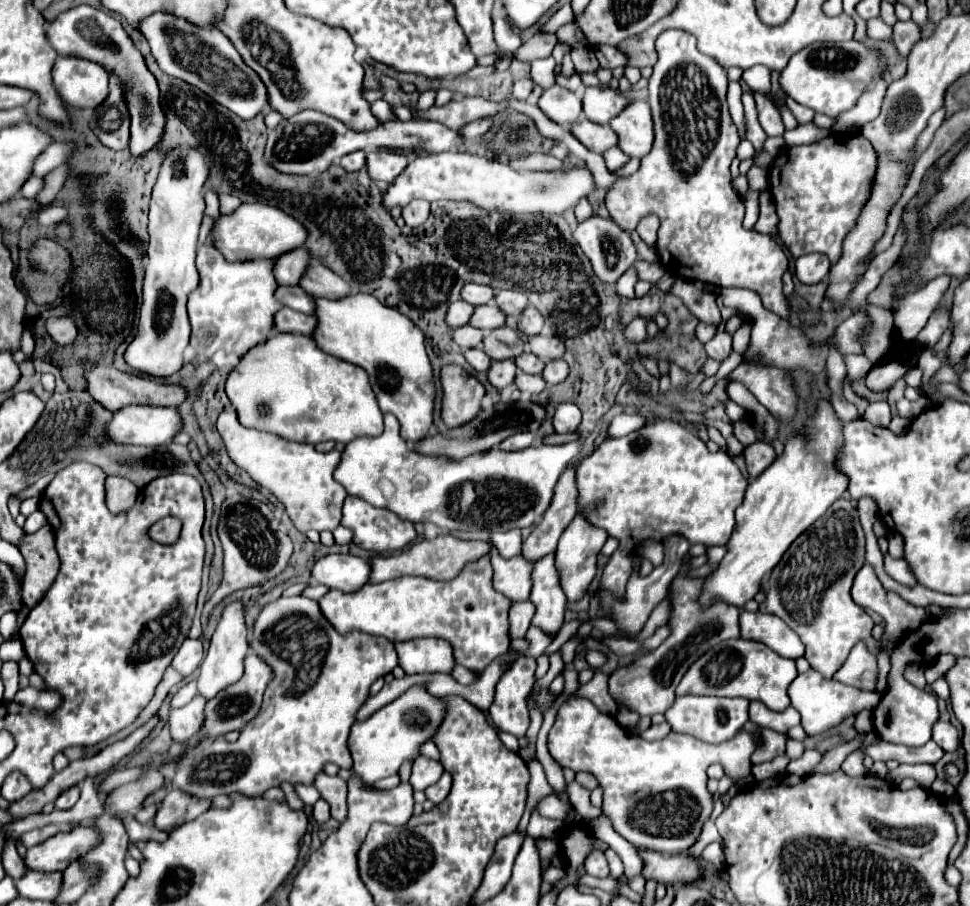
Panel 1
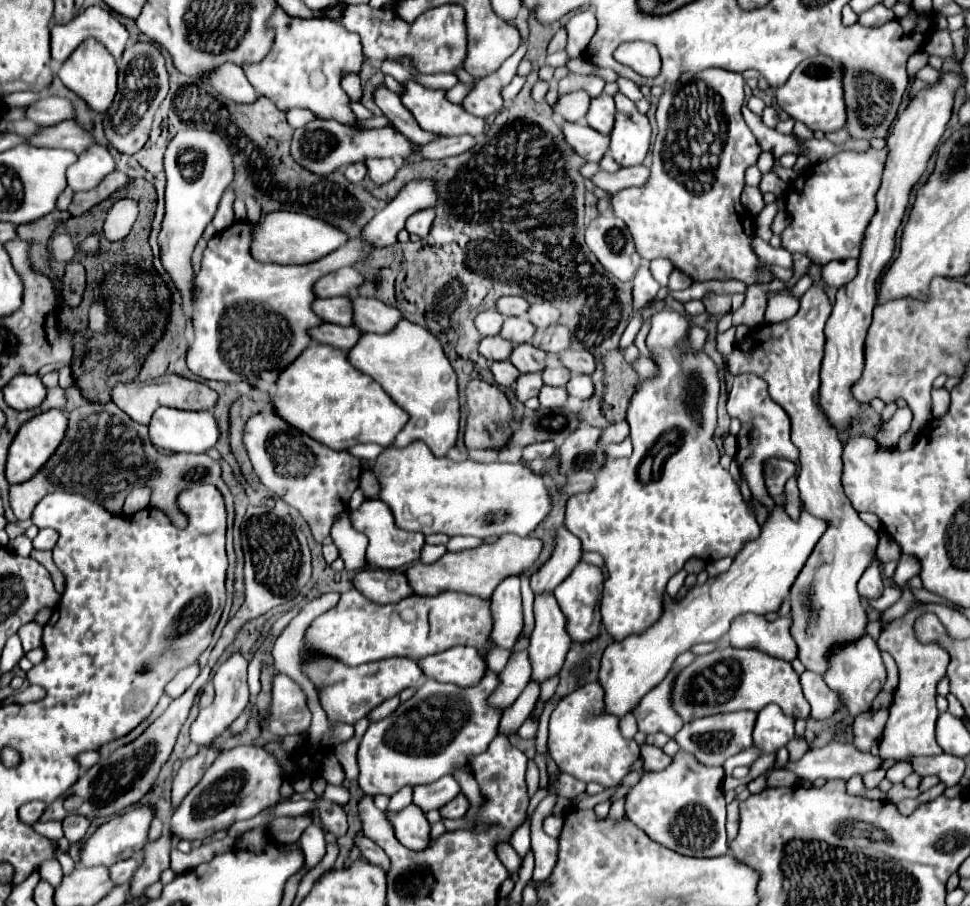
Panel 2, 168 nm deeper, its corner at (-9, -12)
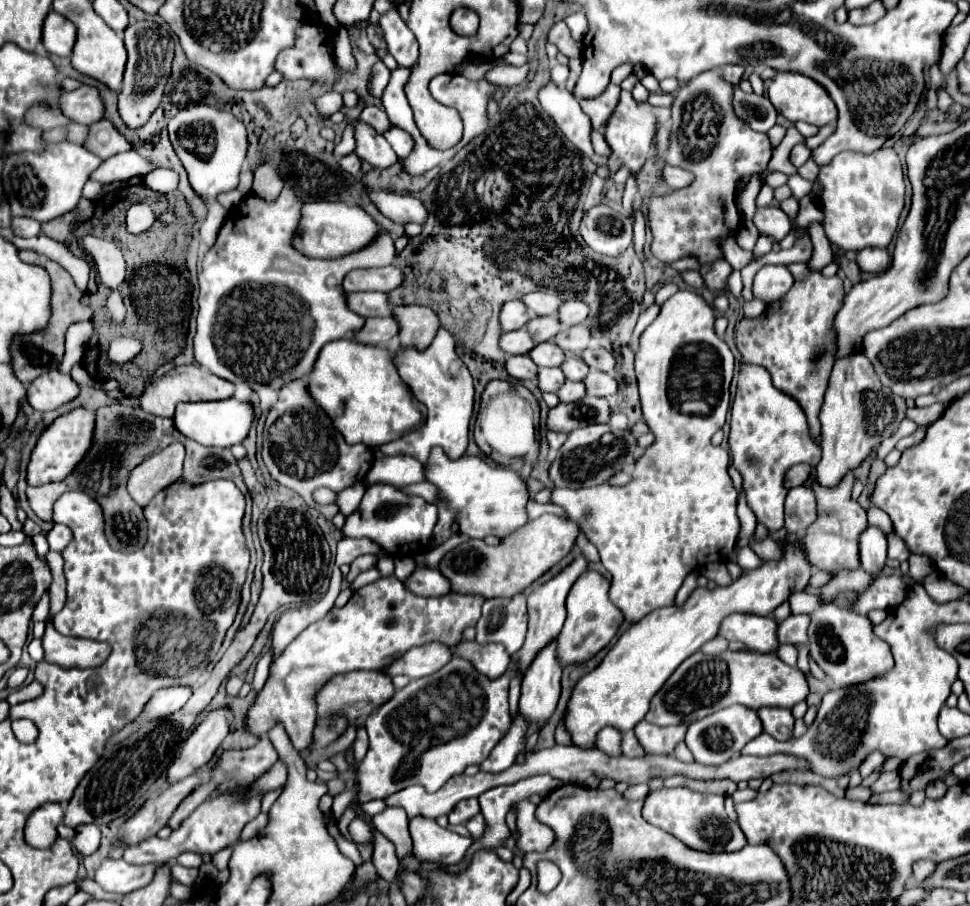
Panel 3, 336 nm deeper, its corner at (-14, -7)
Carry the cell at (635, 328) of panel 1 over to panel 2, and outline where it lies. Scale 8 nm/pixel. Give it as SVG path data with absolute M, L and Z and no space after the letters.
M661 310L661 312L653 314L653 318L651 318L651 330L647 334L647 348L651 350L653 358L657 360L659 376L657 376L657 380L645 380L641 384L641 388L637 388L635 396L631 398L631 404L629 404L629 410L627 410L627 422L631 426L633 454L629 458L605 462L603 466L599 466L599 470L595 474L595 486L593 486L593 490L573 494L569 498L569 502L567 502L565 526L583 542L583 550L585 552L599 552L605 558L605 566L609 570L607 572L609 576L605 580L605 590L603 590L603 598L601 598L601 618L603 618L603 628L607 630L607 634L613 640L623 640L623 638L627 638L631 634L641 634L643 630L647 630L647 626L651 626L655 620L659 620L659 616L663 612L663 592L665 592L667 580L675 572L679 572L689 558L695 556L695 558L703 558L707 562L719 560L723 556L731 556L733 558L741 550L743 542L759 536L759 524L755 520L755 514L749 510L749 504L745 502L745 498L743 498L737 482L729 474L729 470L721 468L721 464L719 464L719 450L717 450L717 446L713 442L713 430L715 430L715 424L717 424L717 398L719 398L717 366L703 352L681 354L675 348L675 342L681 340L687 334L687 328L689 328L689 320L683 314L677 314L673 310Z

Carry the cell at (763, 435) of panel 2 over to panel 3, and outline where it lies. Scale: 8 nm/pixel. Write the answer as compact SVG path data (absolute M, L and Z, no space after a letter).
M742 365L740 369L740 379L738 379L738 391L736 391L736 403L732 405L732 421L730 421L730 435L728 435L728 445L730 445L730 455L732 455L732 465L740 471L744 479L744 493L746 493L746 503L756 515L756 521L766 525L766 529L778 531L784 527L784 499L788 495L788 489L784 487L784 473L798 463L810 463L816 465L822 457L822 449L818 441L810 435L810 427L806 421L806 413L800 407L800 403L786 395L784 391L778 391L772 381L770 373L764 367L754 367L754 365Z

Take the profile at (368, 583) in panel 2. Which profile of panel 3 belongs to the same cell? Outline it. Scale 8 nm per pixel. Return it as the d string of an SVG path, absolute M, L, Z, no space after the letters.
M418 567L408 581L404 581L406 587L422 597L444 597L450 593L448 579L438 569L426 569Z

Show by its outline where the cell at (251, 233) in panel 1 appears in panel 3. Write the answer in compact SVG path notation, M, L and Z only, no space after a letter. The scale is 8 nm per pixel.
M318 201L304 205L298 235L292 241L292 245L306 257L336 259L336 257L346 257L348 253L358 253L358 249L370 245L380 235L380 231L382 229L378 227L378 223L358 205Z

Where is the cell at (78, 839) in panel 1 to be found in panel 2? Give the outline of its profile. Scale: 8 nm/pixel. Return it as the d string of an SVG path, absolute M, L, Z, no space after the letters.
M133 808L117 818L111 818L109 822L101 824L93 836L89 836L81 850L79 850L79 864L85 868L91 866L113 866L119 860L127 860L131 858L135 852L139 852L143 848L143 844L147 842L147 830L149 824L153 820L153 810L151 808Z

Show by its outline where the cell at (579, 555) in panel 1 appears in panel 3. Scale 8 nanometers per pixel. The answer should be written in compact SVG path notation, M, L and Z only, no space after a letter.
M596 571L582 573L574 583L574 587L570 589L566 599L568 617L566 617L564 629L556 639L556 655L562 667L586 663L596 653L600 653L618 633L624 621L624 615L620 615L620 609L608 599L608 589L610 589L610 581Z

